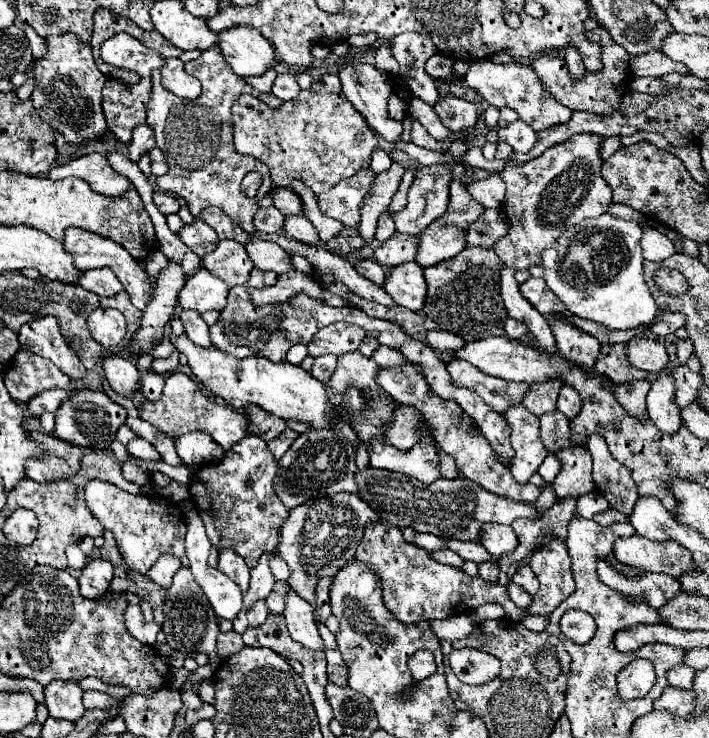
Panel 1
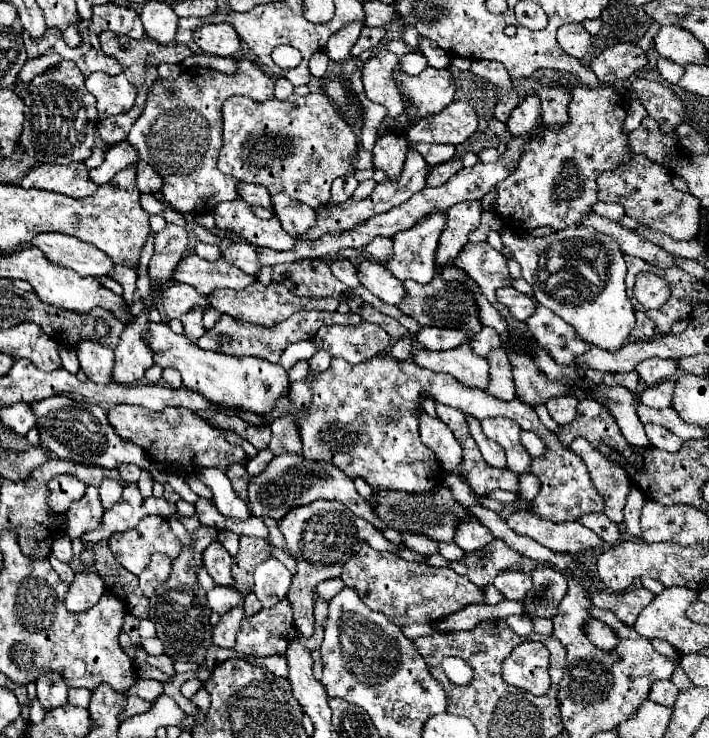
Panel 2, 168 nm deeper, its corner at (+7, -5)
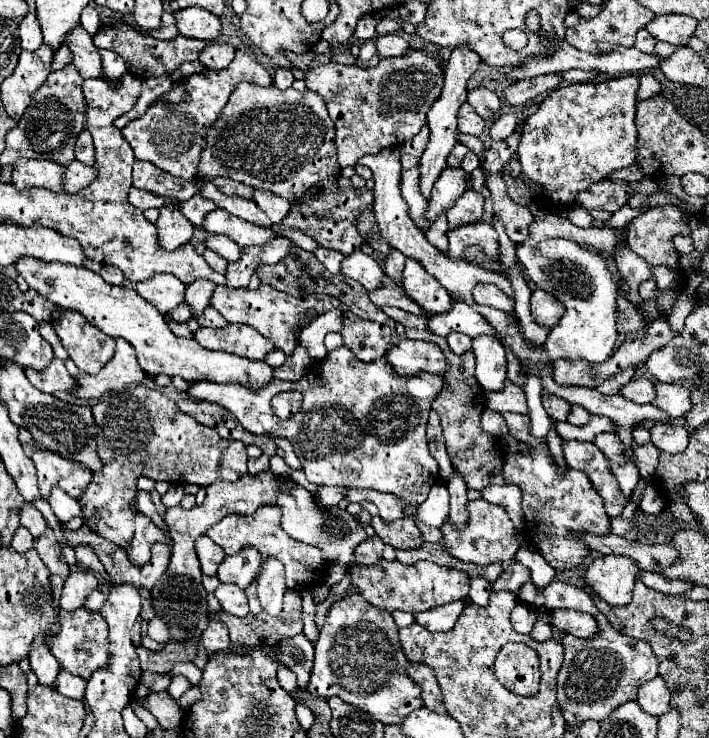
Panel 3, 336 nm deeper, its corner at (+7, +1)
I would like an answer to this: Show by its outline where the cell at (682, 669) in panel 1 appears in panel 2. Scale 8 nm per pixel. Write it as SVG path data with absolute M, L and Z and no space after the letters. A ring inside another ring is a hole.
M667 679L667 681L655 681L649 689L649 699L663 705L663 707L673 707L679 691L677 687Z

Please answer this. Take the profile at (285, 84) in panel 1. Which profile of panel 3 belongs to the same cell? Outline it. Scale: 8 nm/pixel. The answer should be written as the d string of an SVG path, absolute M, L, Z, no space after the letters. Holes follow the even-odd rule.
M277 69L275 75L273 75L273 85L275 85L277 89L281 89L281 91L289 89L293 81L295 81L295 77L293 77L293 73L291 73L289 69Z

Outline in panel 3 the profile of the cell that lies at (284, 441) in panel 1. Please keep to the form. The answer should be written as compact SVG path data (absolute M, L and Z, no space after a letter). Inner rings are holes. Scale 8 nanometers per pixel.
M261 455L257 459L249 459L249 473L251 475L257 475L257 473L263 473L269 469L269 457Z

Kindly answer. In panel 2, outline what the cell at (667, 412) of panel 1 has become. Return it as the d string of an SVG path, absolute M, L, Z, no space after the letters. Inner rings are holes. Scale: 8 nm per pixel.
M645 425L645 433L647 433L653 447L669 451L669 453L679 451L681 445L683 445L681 437L673 435L669 429L663 429L663 427L657 427L657 425Z

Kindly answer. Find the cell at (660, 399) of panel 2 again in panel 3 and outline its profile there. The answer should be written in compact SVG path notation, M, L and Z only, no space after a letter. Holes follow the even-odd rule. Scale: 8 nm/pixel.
M635 379L631 383L627 383L621 389L621 395L627 397L629 401L635 403L653 403L655 401L655 389L653 389L653 381L649 379Z

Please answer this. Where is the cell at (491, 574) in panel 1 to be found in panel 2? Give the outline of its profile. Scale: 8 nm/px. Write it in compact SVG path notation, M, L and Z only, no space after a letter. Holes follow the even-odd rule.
M437 541L437 545L439 545L439 555L443 555L447 561L461 559L463 555L463 551L453 541Z

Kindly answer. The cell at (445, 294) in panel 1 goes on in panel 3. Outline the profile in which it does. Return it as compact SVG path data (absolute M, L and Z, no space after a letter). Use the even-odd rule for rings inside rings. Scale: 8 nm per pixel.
M383 277L383 287L377 289L377 291L371 291L369 293L371 301L377 305L377 307L385 307L385 305L391 305L391 307L399 307L407 313L415 313L415 315L423 315L425 311L415 305L415 301L405 293L403 285L397 285L391 277Z

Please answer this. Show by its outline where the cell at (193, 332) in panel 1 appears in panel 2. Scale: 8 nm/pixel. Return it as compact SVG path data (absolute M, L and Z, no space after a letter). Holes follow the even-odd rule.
M193 307L189 313L181 315L181 321L183 321L183 327L185 327L185 335L189 337L191 343L197 343L197 339L205 333L205 327L203 327L203 311L199 307Z

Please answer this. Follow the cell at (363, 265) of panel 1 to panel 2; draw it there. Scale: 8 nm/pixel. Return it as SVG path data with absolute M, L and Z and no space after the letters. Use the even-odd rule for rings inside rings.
M333 261L333 263L329 263L329 269L331 269L331 273L341 281L341 283L345 283L347 287L351 287L351 289L355 289L355 287L359 287L359 279L357 279L357 267L351 263L351 261Z

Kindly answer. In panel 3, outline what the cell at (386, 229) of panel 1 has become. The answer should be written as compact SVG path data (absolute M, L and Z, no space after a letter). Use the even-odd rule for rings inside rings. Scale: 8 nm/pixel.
M391 249L385 257L385 273L395 279L397 283L401 283L401 271L403 271L403 265L405 265L405 257L401 257L401 251L397 249Z

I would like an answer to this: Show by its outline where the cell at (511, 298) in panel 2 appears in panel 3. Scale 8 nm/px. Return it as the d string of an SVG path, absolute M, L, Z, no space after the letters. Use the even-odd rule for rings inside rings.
M479 283L473 289L473 297L479 305L489 305L489 307L503 309L503 311L513 311L515 309L515 301L509 295L505 295L497 285Z

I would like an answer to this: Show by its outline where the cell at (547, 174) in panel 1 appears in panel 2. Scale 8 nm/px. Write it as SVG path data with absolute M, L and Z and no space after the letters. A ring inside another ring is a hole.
M573 87L571 101L567 105L569 121L545 129L521 149L521 161L509 179L497 183L495 213L499 219L517 223L523 231L535 227L565 229L579 223L579 219L591 213L591 205L597 203L597 177L605 171L617 169L629 155L629 137L623 131L627 117L625 99L609 87Z

